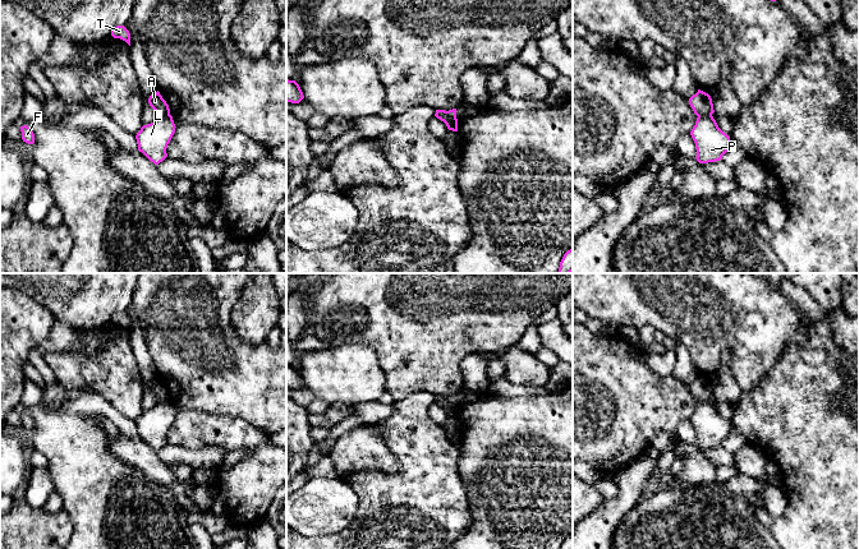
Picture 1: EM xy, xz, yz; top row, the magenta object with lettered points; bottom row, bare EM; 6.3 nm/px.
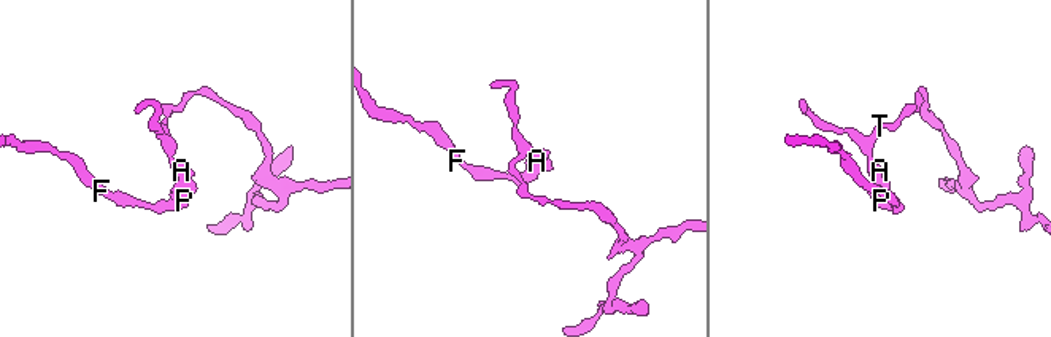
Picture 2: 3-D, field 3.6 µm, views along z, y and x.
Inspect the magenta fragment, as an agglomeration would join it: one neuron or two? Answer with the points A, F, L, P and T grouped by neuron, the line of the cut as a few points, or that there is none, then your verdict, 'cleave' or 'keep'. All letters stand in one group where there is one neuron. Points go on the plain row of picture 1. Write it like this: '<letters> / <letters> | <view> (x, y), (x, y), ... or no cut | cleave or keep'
A T / F L P | yz (711, 400), (698, 404) | cleave

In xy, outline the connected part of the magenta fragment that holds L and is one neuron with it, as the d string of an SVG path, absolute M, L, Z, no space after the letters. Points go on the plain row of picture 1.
M160 401L137 419L138 437L151 448L159 451L166 443L166 434L175 419L175 410L171 401Z

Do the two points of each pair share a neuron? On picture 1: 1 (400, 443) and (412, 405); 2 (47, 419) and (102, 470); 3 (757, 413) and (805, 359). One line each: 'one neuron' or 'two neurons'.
1: one neuron
2: one neuron
3: one neuron

